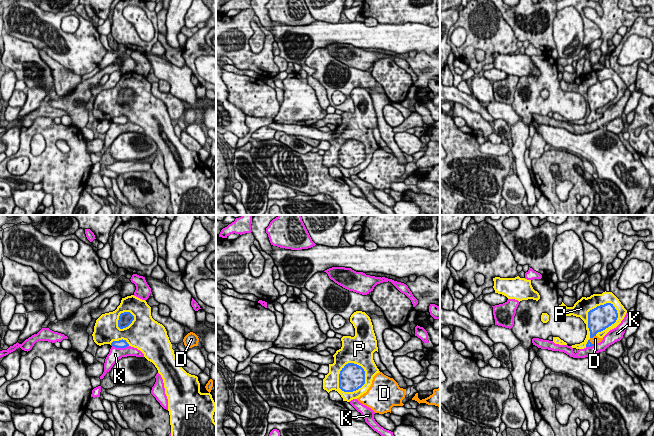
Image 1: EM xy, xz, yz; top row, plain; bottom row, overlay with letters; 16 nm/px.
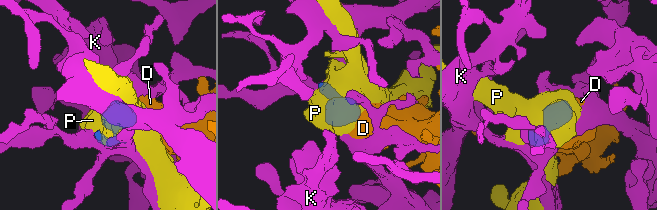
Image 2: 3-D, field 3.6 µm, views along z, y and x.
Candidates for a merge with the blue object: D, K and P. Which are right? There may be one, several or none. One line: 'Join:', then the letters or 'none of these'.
Join: D

